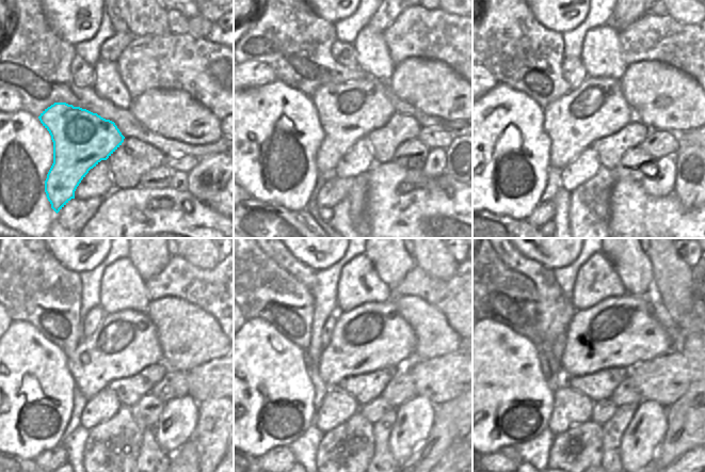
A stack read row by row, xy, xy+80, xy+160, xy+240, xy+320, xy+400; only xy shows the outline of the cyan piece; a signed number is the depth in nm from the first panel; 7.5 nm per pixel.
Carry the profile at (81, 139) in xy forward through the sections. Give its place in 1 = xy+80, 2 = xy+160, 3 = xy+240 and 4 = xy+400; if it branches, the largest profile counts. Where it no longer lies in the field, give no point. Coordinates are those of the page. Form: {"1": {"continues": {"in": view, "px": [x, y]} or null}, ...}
{"1": {"continues": {"in": "xy+80", "px": [349, 111]}}, "2": {"continues": {"in": "xy+160", "px": [597, 108]}}, "3": {"continues": {"in": "xy+240", "px": [125, 343]}}, "4": {"continues": {"in": "xy+400", "px": [619, 331]}}}

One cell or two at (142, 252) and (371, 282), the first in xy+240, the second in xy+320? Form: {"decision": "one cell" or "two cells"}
{"decision": "two cells"}

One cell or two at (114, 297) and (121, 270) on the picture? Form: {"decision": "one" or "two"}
{"decision": "one"}

